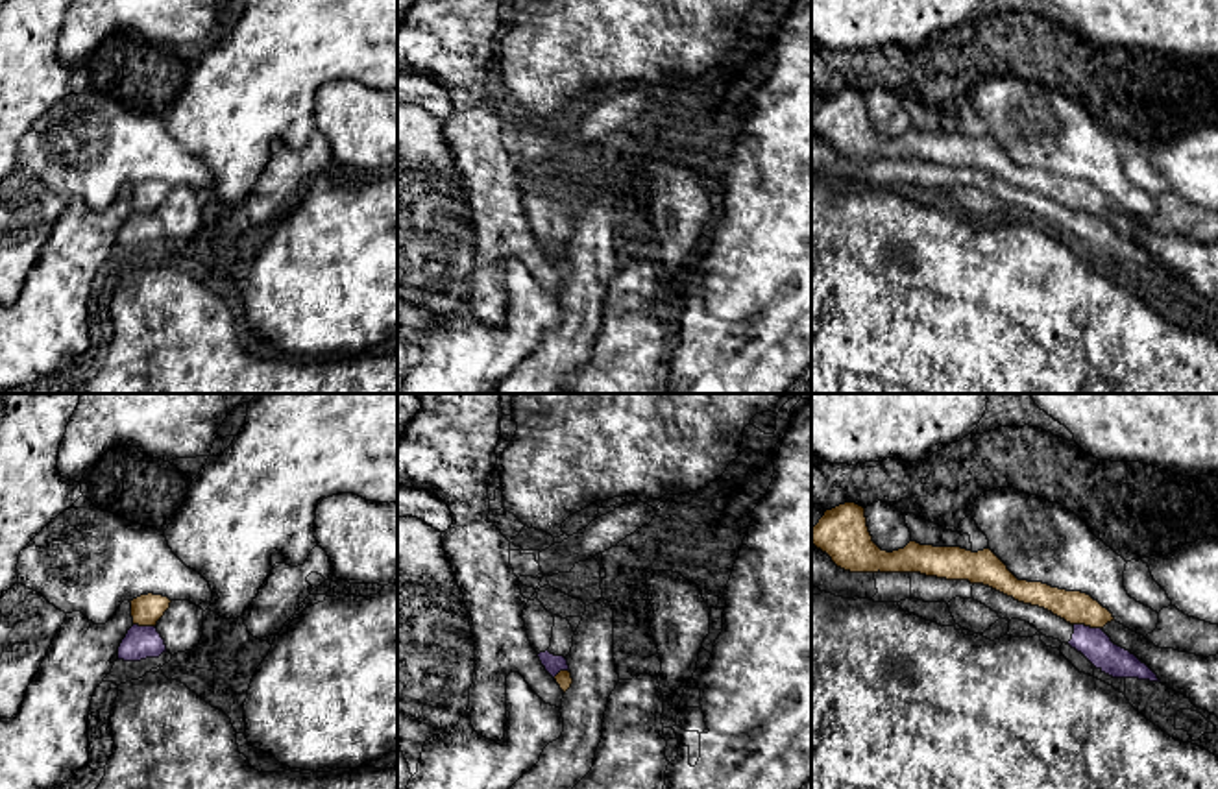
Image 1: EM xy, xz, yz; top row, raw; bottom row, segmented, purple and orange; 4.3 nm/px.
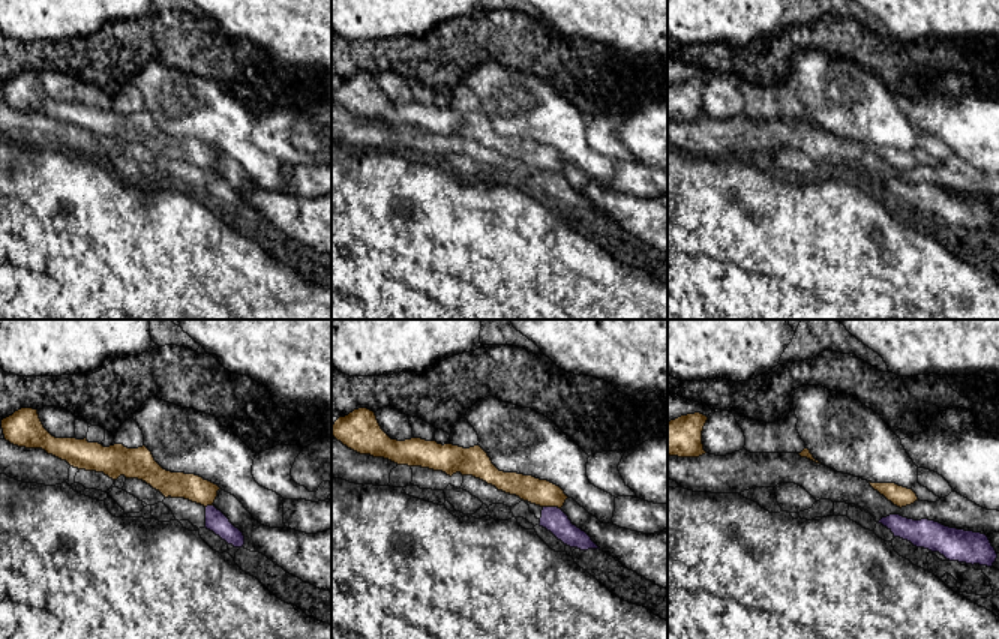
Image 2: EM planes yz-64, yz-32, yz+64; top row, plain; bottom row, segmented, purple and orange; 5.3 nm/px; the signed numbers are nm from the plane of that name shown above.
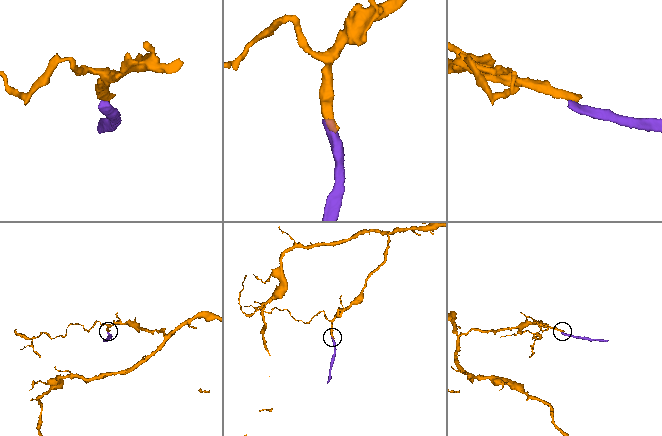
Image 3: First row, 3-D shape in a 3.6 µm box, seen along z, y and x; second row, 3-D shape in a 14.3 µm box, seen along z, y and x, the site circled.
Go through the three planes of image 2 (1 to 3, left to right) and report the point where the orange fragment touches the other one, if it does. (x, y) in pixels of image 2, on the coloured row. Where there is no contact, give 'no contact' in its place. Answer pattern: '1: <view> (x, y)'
1: yz-64 (209, 506)
2: yz-32 (552, 507)
3: no contact

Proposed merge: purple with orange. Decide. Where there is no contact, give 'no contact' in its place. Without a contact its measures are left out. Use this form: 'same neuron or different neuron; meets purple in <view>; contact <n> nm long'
different neuron; meets purple in yz; contact 120 nm long

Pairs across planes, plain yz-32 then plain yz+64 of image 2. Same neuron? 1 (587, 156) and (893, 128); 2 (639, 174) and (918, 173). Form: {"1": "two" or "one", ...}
{"1": "one", "2": "one"}

